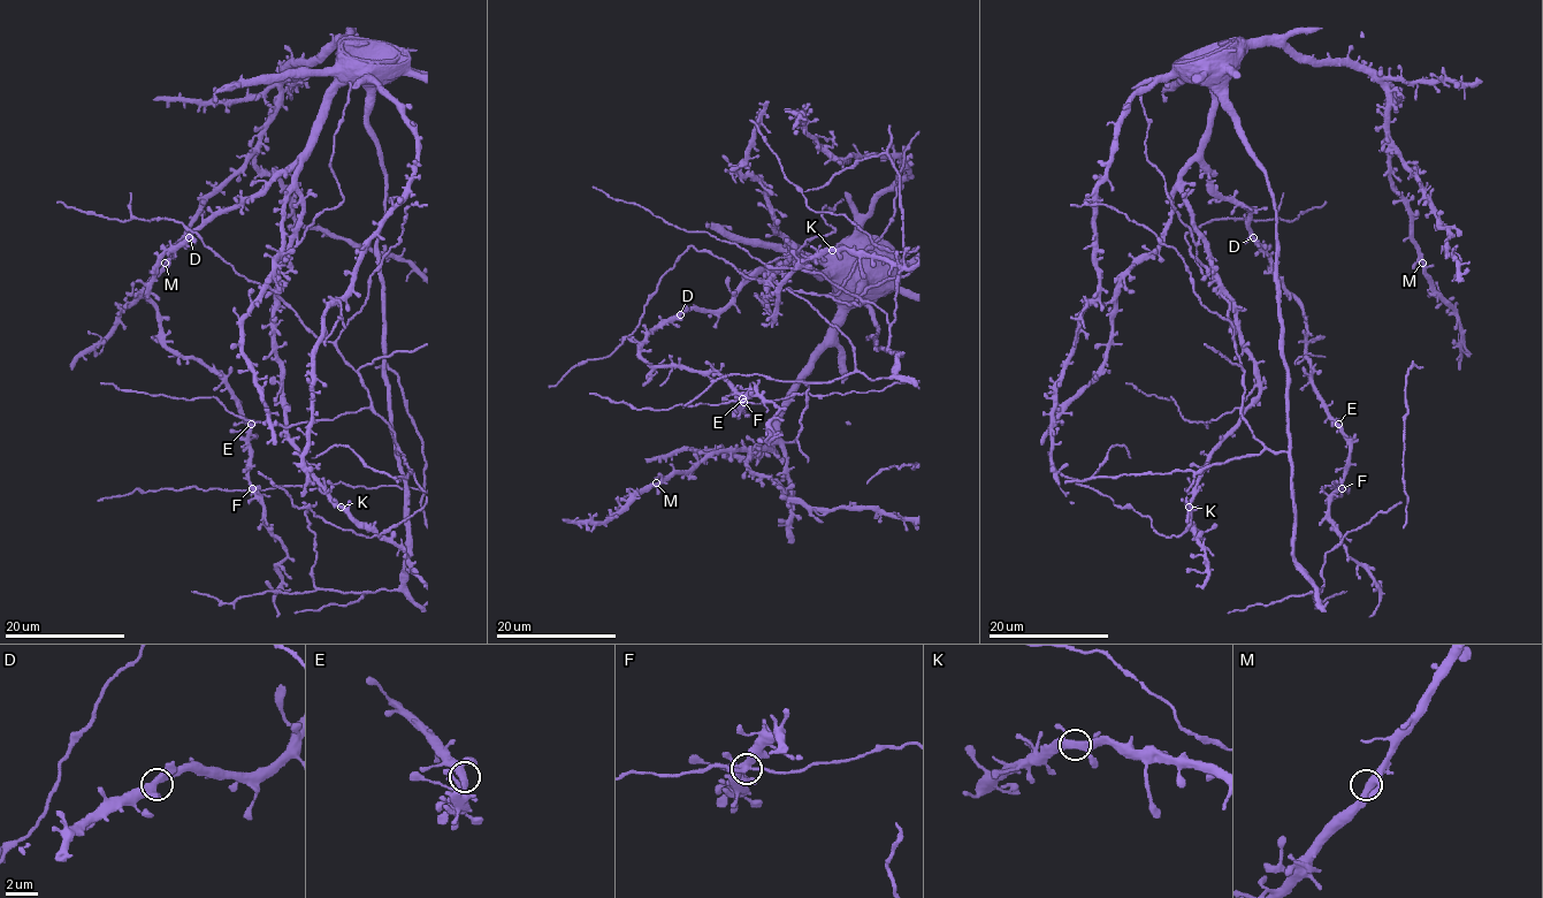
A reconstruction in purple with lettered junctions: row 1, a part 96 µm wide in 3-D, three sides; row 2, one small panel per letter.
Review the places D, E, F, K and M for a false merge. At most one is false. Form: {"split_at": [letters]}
{"split_at": ["F"]}

